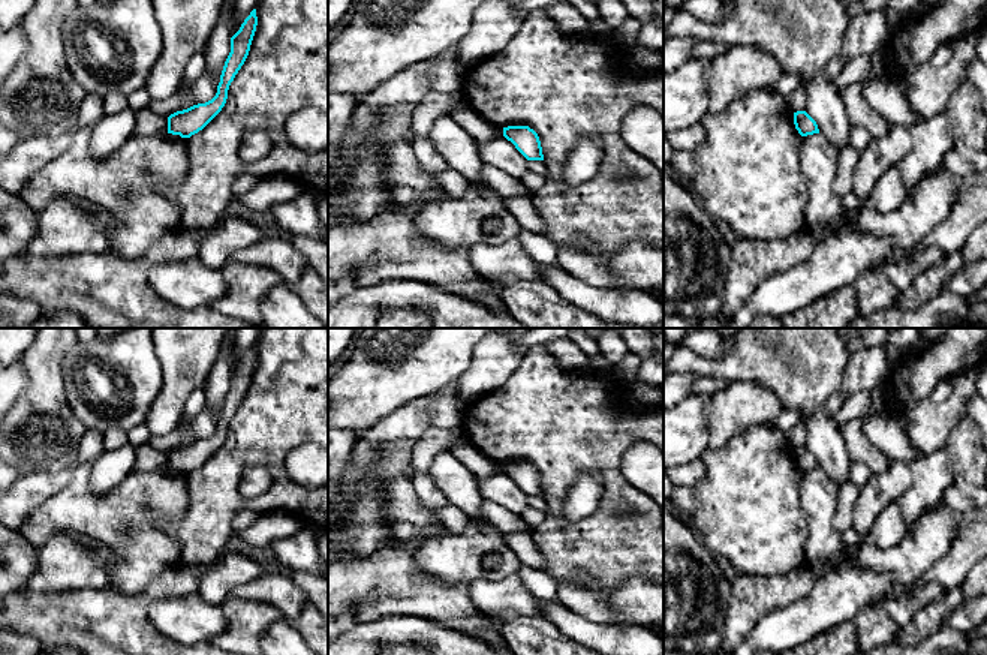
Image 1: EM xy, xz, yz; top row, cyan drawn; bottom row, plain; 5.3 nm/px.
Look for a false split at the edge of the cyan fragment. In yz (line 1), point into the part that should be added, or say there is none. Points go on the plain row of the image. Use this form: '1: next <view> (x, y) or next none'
1: next none

